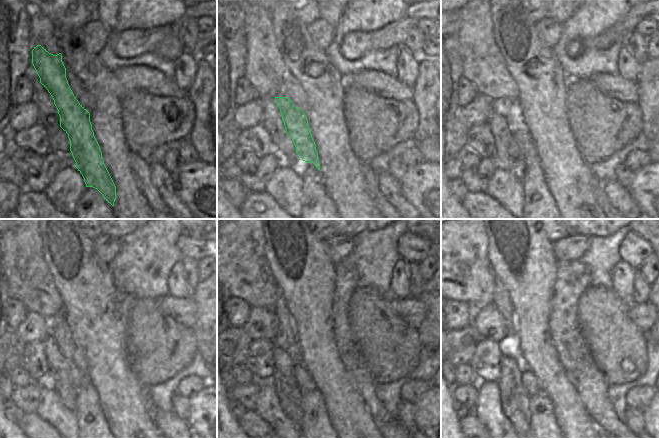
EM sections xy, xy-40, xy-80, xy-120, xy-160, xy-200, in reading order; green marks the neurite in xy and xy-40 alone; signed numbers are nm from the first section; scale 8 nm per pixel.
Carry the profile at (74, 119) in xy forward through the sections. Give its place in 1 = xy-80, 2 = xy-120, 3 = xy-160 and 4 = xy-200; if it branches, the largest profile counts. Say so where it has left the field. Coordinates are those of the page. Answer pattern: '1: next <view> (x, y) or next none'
1: next xy-80 (510, 108)
2: next xy-120 (60, 332)
3: next xy-160 (285, 338)
4: next xy-200 (509, 345)

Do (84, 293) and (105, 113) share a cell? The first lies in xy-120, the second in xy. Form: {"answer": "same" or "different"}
{"answer": "same"}

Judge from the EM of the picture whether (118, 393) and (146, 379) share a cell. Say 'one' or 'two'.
two

